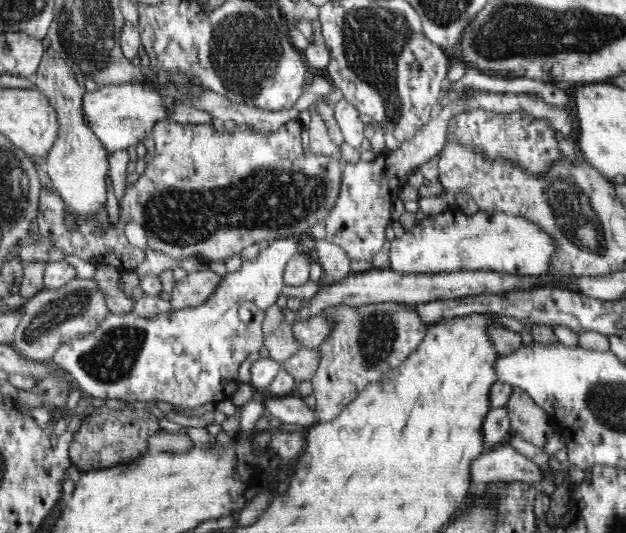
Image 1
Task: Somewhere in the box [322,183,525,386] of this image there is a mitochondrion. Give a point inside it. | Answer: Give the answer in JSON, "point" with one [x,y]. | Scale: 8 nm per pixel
{"point":[378,333]}

